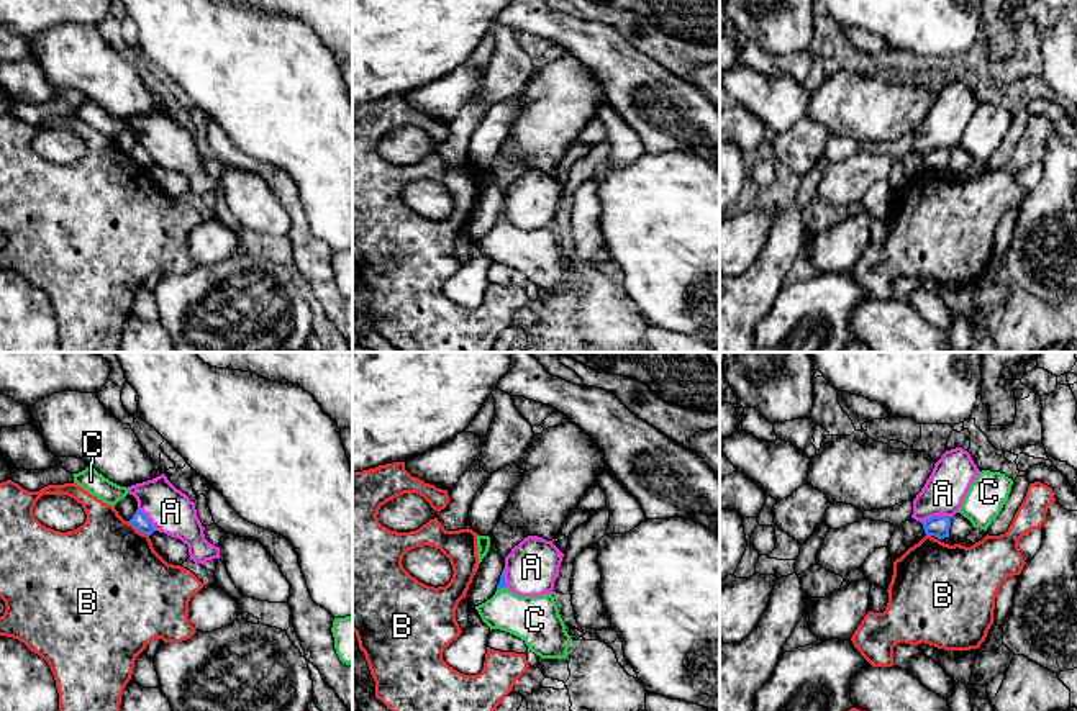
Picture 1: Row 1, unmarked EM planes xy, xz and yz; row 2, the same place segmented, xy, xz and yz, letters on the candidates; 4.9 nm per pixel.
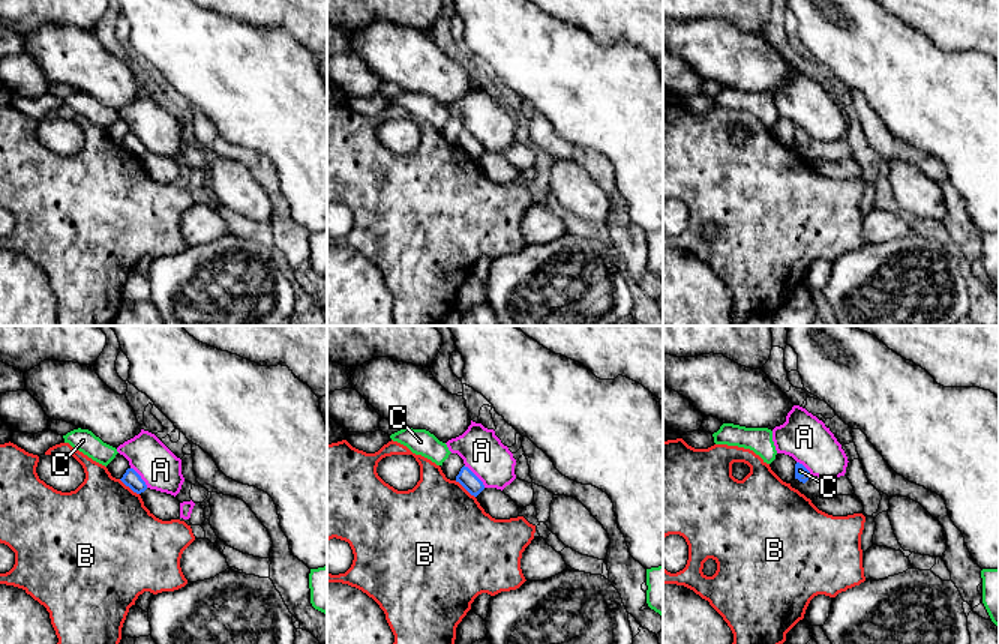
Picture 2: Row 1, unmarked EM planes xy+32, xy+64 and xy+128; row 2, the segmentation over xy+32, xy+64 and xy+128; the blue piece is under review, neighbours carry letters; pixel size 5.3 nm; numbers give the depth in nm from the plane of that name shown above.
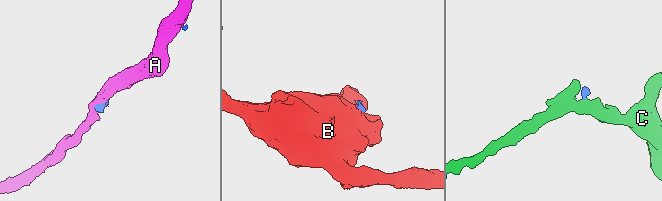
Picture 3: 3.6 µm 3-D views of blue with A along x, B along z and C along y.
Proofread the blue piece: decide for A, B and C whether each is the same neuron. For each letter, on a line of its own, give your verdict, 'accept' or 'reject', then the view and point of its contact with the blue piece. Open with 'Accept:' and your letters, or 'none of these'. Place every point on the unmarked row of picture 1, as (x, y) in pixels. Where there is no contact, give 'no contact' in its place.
Accept: C
A: reject; contact yz (936, 149)
B: reject; contact xy (138, 163)
C: accept; contact xz (500, 220)

